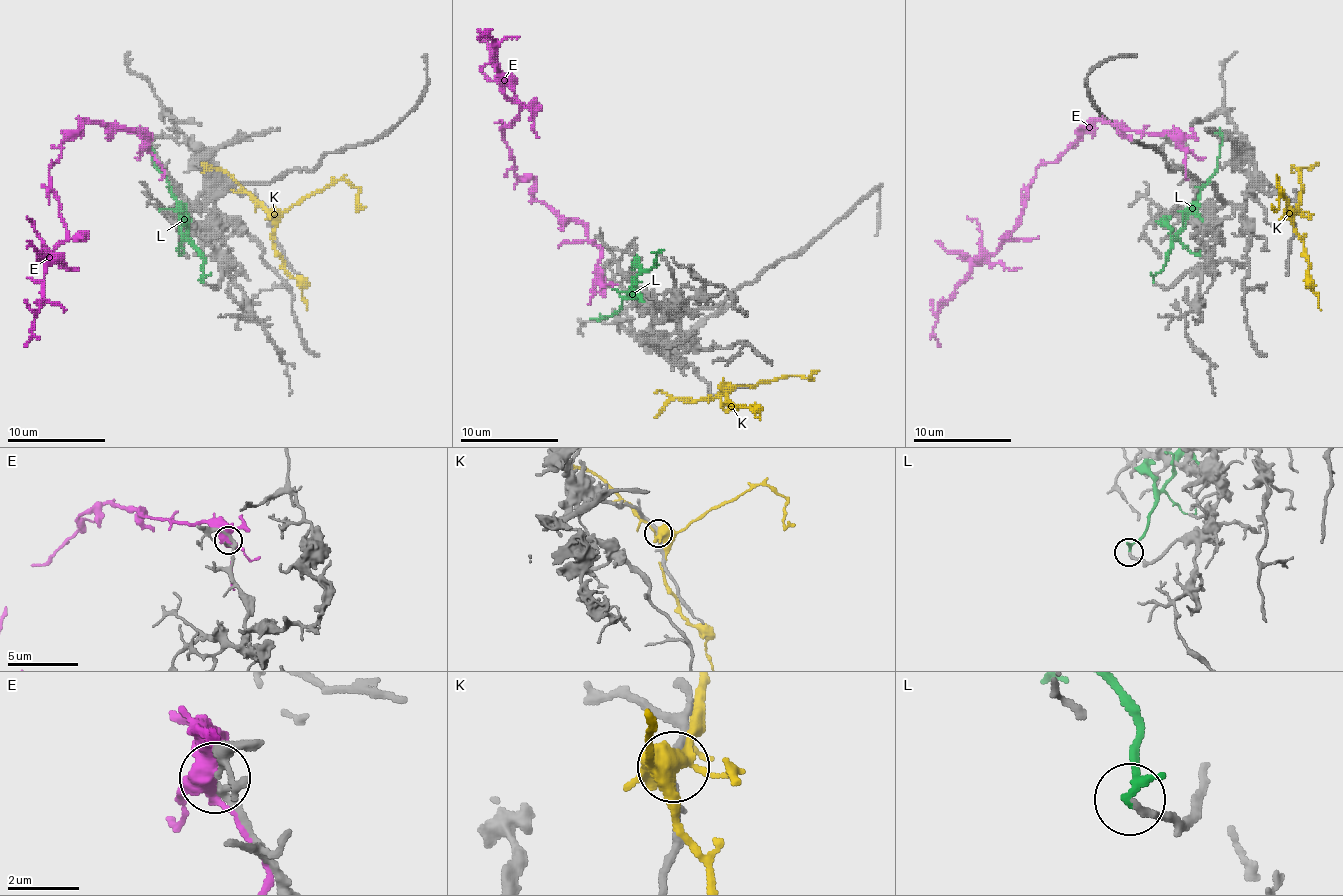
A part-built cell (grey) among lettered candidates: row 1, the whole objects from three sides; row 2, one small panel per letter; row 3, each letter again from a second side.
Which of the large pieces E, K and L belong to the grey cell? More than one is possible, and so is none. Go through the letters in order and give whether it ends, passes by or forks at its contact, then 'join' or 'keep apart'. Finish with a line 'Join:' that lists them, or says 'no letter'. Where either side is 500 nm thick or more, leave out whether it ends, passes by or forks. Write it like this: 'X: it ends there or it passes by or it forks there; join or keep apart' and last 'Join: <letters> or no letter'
E: it forks there; keep apart
K: it forks there; keep apart
L: it ends there; keep apart
Join: no letter

